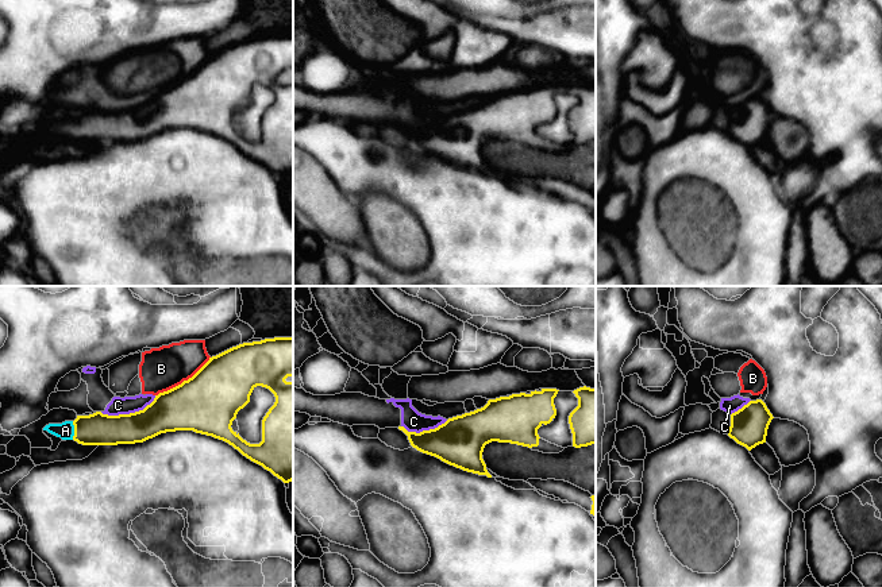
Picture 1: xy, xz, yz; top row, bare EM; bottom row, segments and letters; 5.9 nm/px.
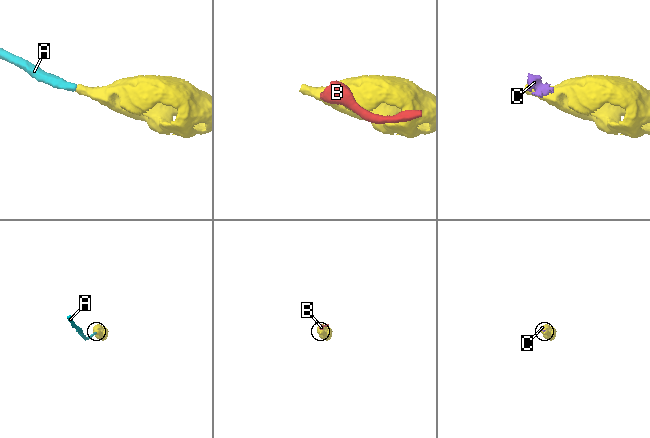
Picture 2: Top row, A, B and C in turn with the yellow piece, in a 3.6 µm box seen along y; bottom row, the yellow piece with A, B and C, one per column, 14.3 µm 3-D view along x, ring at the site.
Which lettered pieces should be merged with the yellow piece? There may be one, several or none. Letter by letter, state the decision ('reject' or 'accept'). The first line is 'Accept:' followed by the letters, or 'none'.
Accept: A
A: accept
B: reject
C: reject

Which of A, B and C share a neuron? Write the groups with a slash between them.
A / B C

